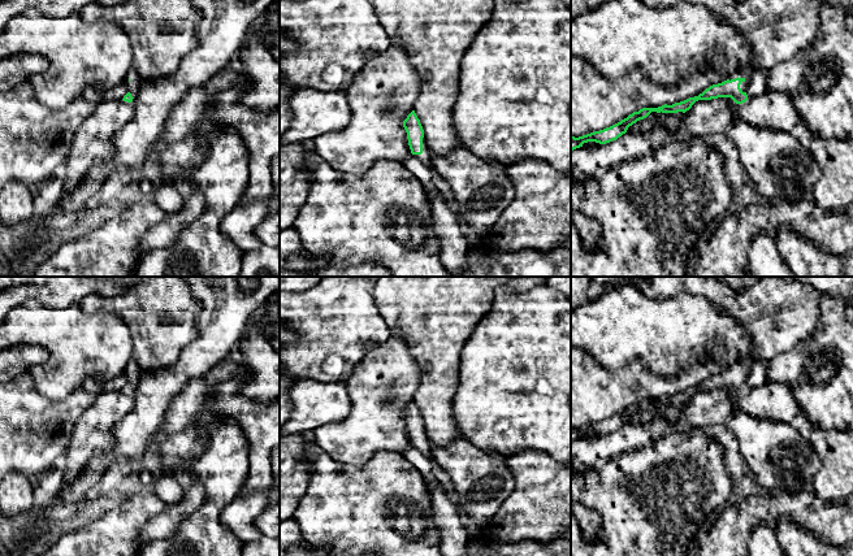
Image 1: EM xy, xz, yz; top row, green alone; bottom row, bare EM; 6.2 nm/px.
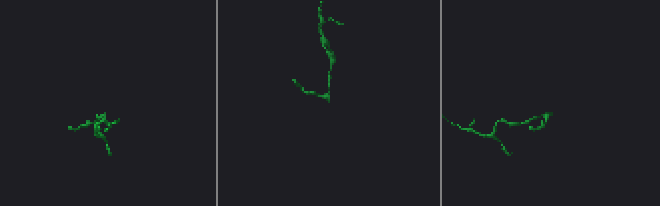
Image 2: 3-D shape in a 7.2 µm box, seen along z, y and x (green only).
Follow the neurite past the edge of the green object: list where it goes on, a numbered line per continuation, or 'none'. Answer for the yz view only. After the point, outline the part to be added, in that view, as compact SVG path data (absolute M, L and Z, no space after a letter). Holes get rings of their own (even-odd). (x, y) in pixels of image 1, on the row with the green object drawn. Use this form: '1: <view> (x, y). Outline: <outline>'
1: yz (747, 73). Outline: M748 68L748 69L745 69L745 70L741 70L741 71L733 74L733 75L729 77L728 79L731 81L731 79L735 79L735 78L737 78L737 77L739 77L739 78L744 78L745 81L741 82L740 88L741 88L742 92L746 92L748 83L749 83L749 81L750 81L750 78L752 78L754 70L755 70L755 69L753 69L753 68Z

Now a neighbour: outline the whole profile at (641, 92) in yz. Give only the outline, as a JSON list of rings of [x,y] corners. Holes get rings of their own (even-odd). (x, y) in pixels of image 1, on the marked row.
[[[571,56],[571,136],[610,127],[642,108],[672,105],[698,96],[728,75],[722,70],[688,73],[671,87],[649,79],[642,70],[606,78],[588,61]]]

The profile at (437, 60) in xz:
[[[373,0],[377,18],[390,44],[403,49],[420,78],[413,110],[432,153],[446,155],[460,147],[453,130],[453,105],[462,61],[481,27],[492,18],[495,0]]]

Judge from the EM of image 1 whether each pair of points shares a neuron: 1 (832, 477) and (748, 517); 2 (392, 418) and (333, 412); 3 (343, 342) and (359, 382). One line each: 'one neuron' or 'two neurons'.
1: two neurons
2: two neurons
3: two neurons

